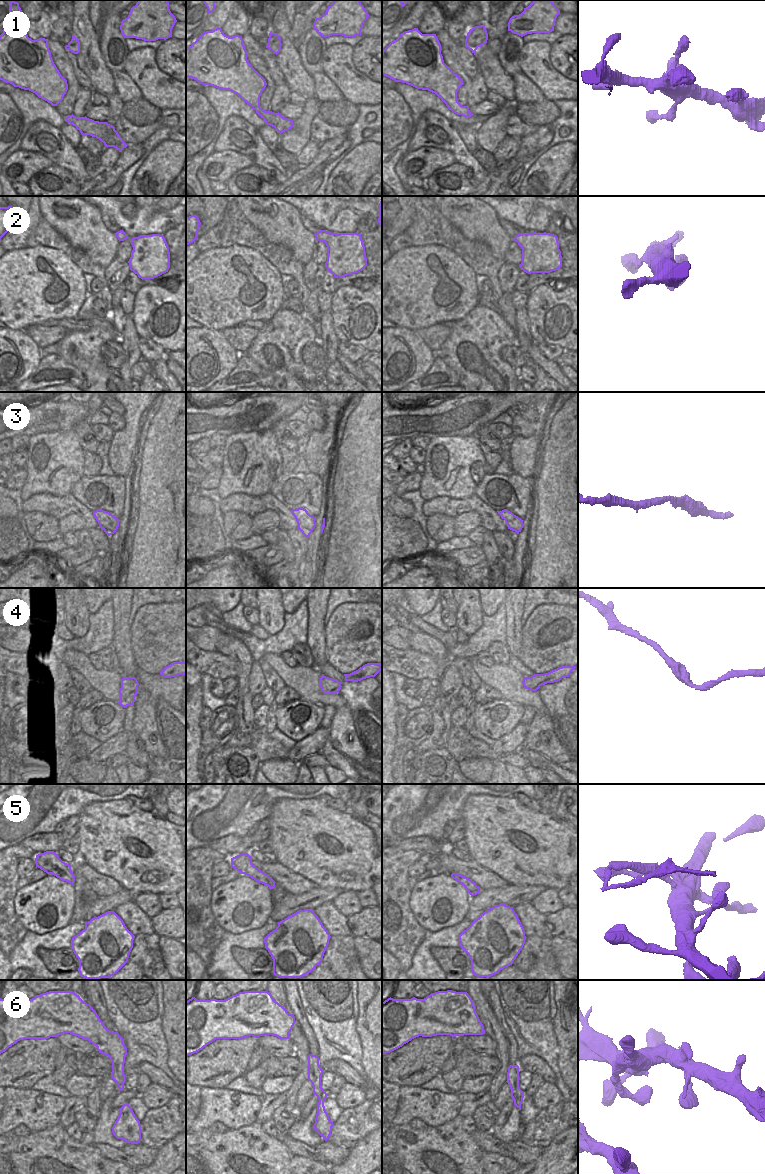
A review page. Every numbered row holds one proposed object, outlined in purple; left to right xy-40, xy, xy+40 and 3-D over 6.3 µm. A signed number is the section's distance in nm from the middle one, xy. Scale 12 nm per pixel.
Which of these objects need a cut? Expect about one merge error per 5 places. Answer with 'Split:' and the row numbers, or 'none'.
Split: none

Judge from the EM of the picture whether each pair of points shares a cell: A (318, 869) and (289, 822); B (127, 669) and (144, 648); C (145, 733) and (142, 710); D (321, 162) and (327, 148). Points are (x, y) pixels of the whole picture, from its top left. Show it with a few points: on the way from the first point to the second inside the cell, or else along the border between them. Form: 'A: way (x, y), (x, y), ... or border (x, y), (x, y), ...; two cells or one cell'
A: way (318, 857), (318, 851), (301, 834); one cell
B: border (129, 636), (134, 663), (138, 667); two cells
C: way (145, 727), (144, 716); one cell
D: way (322, 159), (327, 154), (327, 151); one cell

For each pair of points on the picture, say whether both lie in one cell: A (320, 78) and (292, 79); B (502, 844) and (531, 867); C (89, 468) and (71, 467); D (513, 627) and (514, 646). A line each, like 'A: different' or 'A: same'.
A: different
B: same
C: different
D: same

